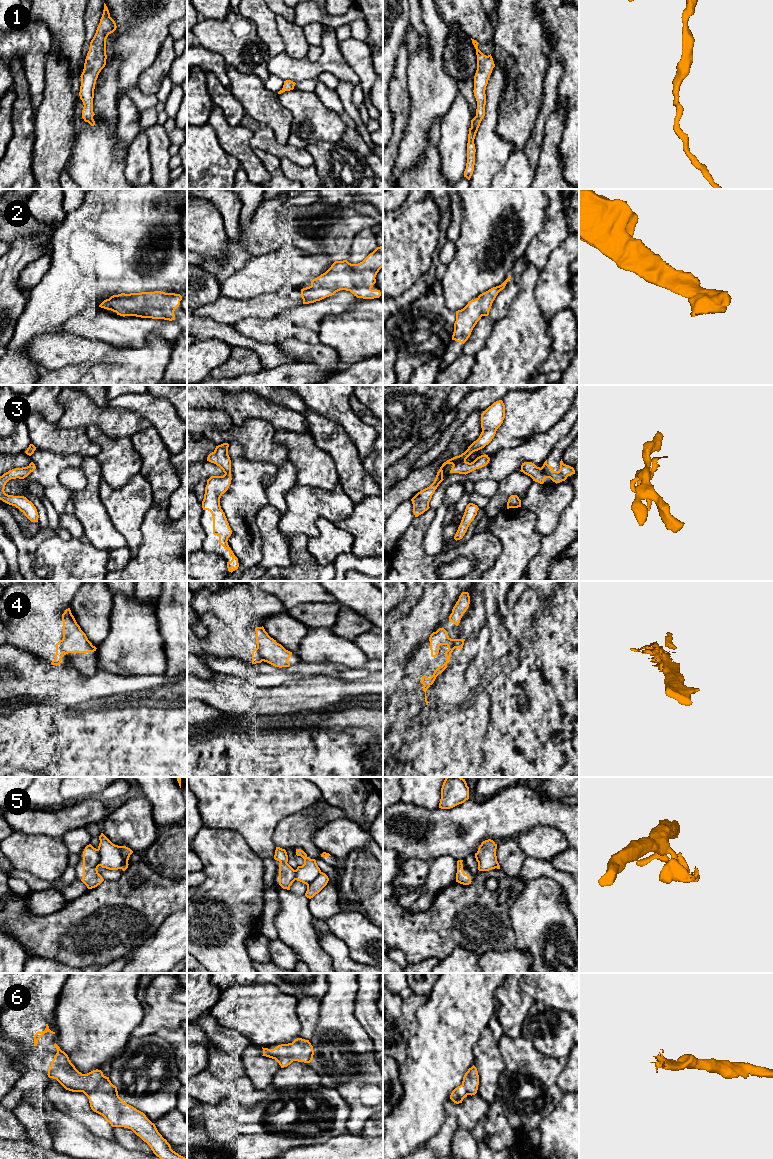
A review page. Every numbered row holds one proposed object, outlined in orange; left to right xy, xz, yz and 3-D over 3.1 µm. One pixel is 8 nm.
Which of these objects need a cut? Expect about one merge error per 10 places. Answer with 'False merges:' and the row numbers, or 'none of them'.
False merges: 5

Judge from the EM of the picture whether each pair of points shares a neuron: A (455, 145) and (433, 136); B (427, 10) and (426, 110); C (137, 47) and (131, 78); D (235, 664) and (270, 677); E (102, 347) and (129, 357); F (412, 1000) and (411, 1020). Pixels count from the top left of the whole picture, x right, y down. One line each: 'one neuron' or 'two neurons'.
A: two neurons
B: one neuron
C: one neuron
D: one neuron
E: two neurons
F: one neuron

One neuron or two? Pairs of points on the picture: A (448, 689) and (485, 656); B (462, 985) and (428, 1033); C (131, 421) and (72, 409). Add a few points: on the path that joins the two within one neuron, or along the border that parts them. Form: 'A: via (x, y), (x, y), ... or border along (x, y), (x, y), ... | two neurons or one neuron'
A: border along (476, 653), (466, 666), (465, 681), (467, 683) | two neurons
B: via (455, 997), (438, 1014), (436, 1021) | one neuron
C: via (116, 421), (87, 413) | one neuron

